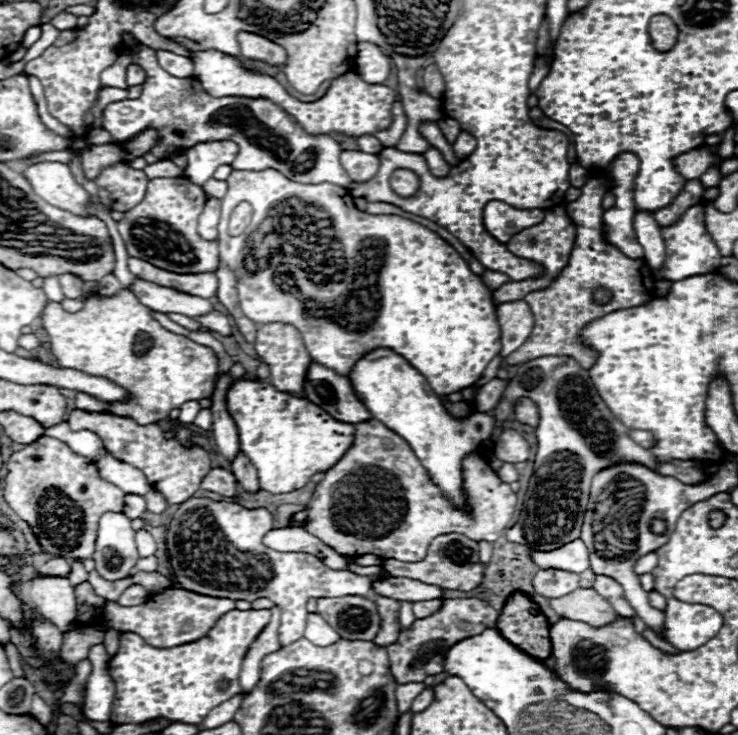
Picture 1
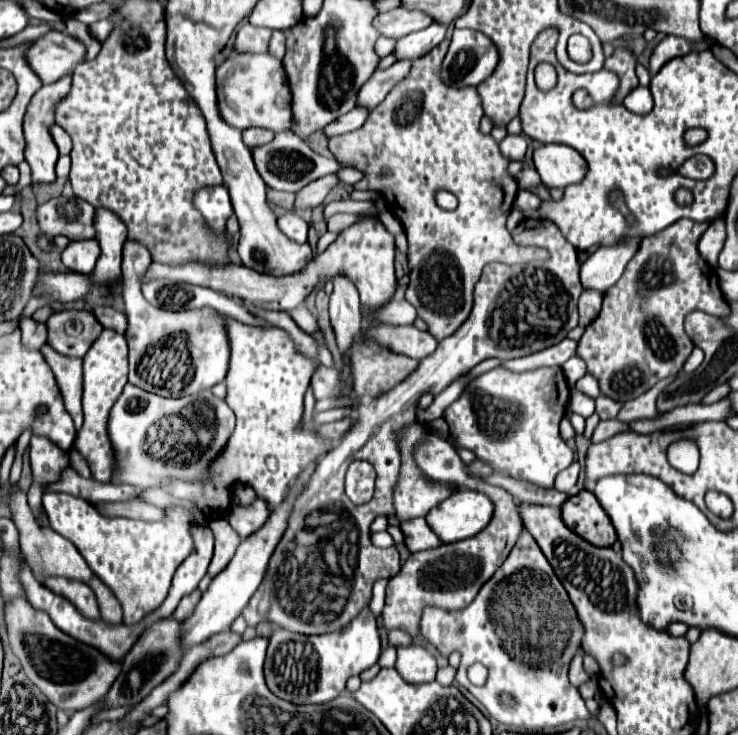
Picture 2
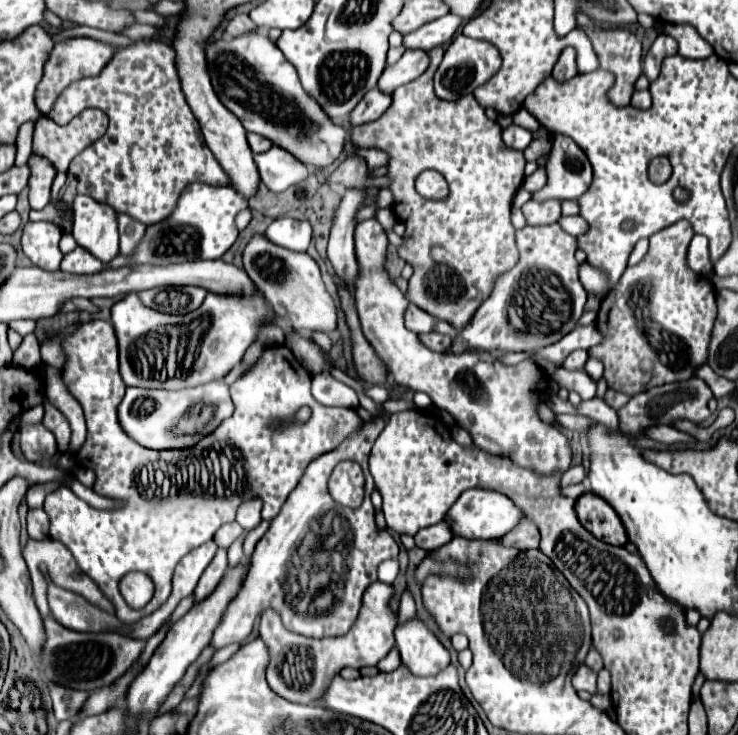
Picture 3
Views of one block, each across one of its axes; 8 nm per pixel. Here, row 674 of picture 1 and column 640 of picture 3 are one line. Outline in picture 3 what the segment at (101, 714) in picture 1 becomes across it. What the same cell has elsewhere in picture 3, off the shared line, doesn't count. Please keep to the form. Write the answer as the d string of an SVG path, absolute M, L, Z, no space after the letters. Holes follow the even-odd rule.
M636 90L636 92L632 94L630 106L638 108L638 110L648 110L648 108L650 108L650 92L648 92L648 90Z

